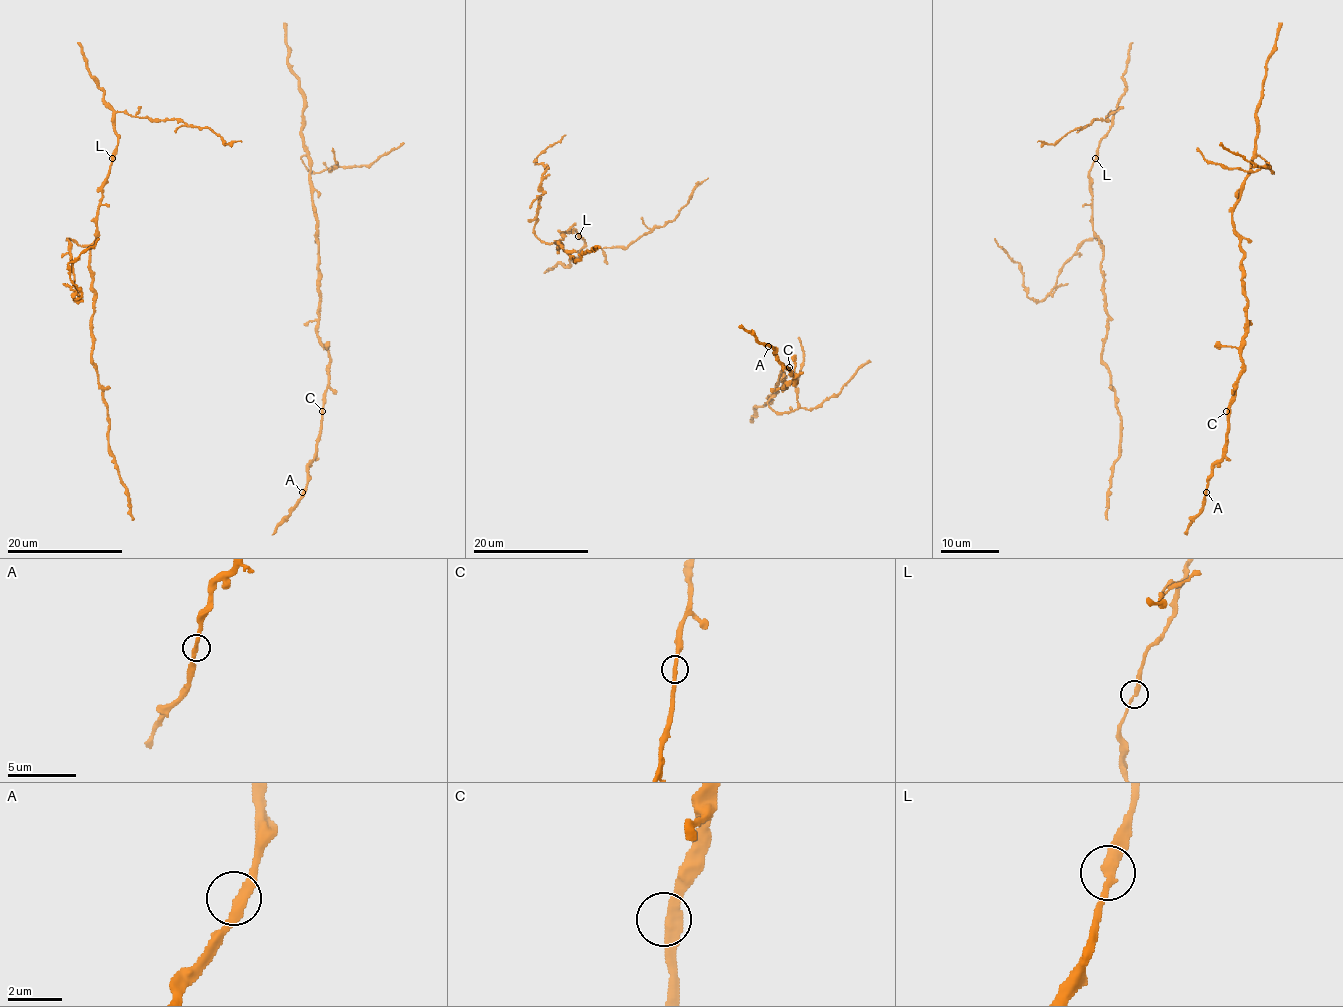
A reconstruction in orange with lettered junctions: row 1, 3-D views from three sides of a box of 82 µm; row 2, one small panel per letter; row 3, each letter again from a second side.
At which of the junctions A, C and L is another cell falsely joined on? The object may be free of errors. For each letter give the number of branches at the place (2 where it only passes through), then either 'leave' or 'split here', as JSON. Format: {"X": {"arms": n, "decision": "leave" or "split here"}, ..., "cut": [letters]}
{"A": {"arms": 2, "decision": "leave"}, "C": {"arms": 2, "decision": "leave"}, "L": {"arms": 2, "decision": "leave"}, "cut": []}

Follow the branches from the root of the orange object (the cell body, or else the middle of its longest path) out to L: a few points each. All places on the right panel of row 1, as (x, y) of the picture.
L: (1107, 520), (1120, 414), (1101, 358), (1107, 315), (1103, 245), (1093, 229), (1096, 158)

